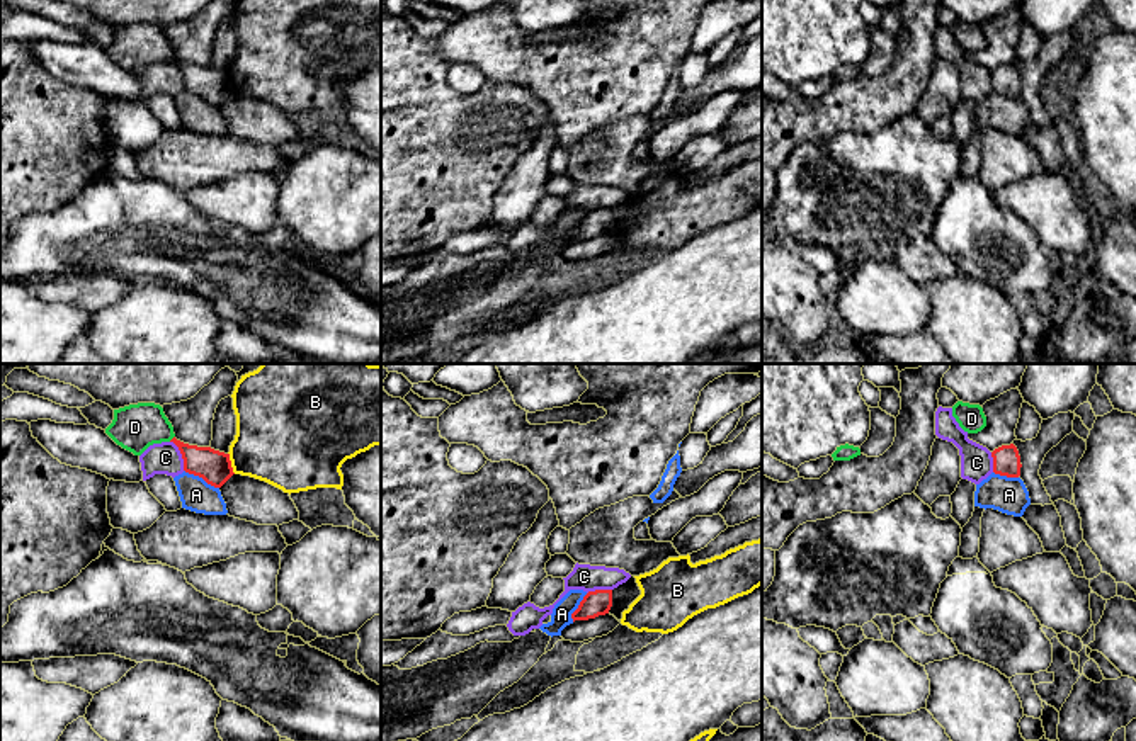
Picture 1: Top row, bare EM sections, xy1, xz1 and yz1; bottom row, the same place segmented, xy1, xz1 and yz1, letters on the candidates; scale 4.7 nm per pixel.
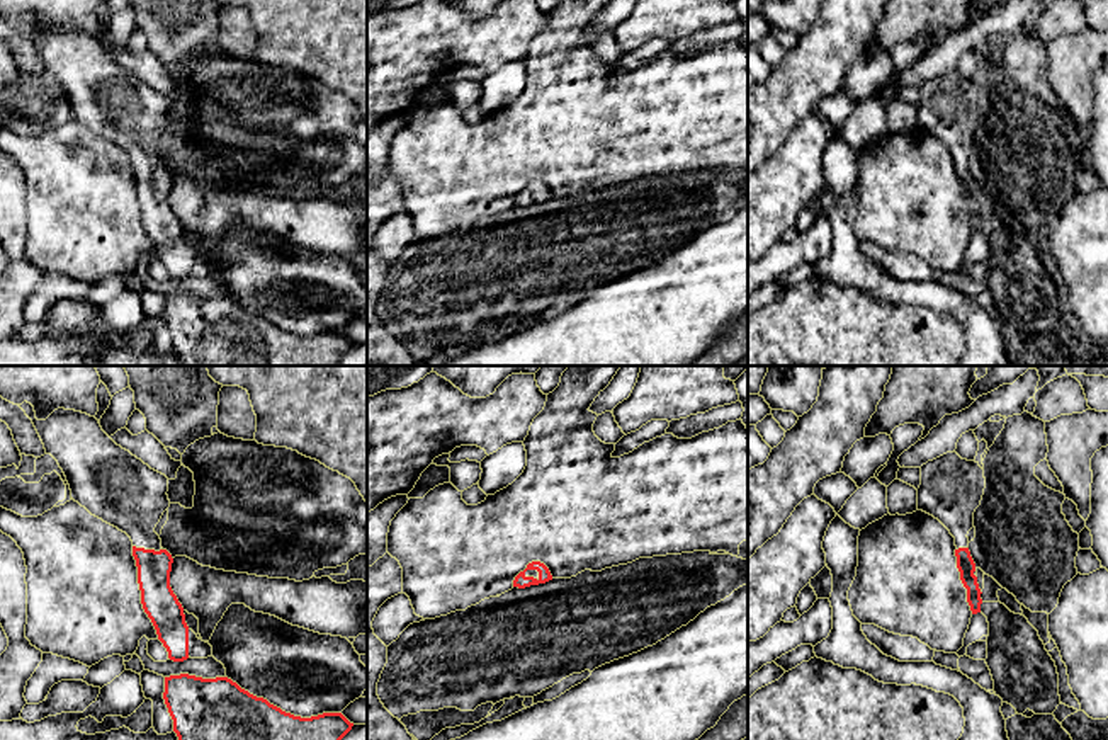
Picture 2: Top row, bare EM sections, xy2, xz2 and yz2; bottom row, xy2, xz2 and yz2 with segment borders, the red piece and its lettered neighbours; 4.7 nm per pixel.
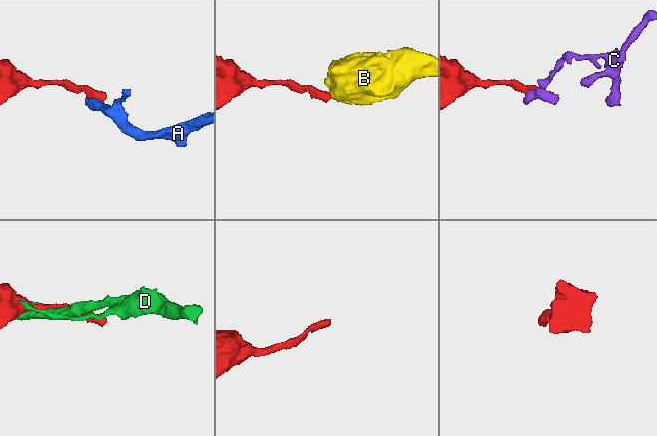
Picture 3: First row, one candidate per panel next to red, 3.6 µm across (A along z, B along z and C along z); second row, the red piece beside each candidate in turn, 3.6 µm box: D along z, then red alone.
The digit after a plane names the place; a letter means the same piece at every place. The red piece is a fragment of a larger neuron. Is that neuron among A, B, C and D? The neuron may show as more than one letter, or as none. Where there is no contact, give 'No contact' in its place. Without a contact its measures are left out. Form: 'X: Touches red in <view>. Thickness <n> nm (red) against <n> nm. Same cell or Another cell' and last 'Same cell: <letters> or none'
A: Touches red in xy1. Thickness 160 nm (red) against 160 nm. Another cell
B: Touches red in xy1. Thickness 160 nm (red) against 400 nm. Another cell
C: Touches red in xy1. Thickness 160 nm (red) against 150 nm. Another cell
D: Touches red in xy1. Thickness 160 nm (red) against 220 nm. Another cell
Same cell: none

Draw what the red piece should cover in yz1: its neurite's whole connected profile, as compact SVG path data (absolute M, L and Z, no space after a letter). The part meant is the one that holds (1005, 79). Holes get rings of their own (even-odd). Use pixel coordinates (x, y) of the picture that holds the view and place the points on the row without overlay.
M1014 63L1002 65L991 71L993 92L1007 97L1020 95L1020 75Z

